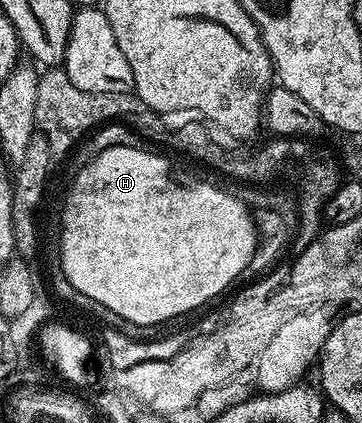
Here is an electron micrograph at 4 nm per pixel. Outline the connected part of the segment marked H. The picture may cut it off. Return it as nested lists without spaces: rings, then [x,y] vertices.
[[[140,145],[124,147],[110,147],[103,150],[96,157],[85,162],[84,166],[75,170],[76,178],[68,189],[68,198],[64,201],[64,210],[60,213],[60,269],[59,272],[82,295],[90,295],[94,303],[102,303],[102,307],[110,307],[114,315],[122,315],[130,323],[139,325],[163,326],[170,319],[181,317],[183,313],[195,314],[196,309],[203,307],[207,301],[215,299],[219,293],[224,293],[240,276],[248,272],[248,264],[254,255],[258,244],[256,224],[252,222],[252,209],[244,205],[232,193],[220,189],[220,185],[213,183],[208,189],[176,189],[176,185],[168,185],[168,177],[164,177],[164,157],[156,161],[156,151]]]

